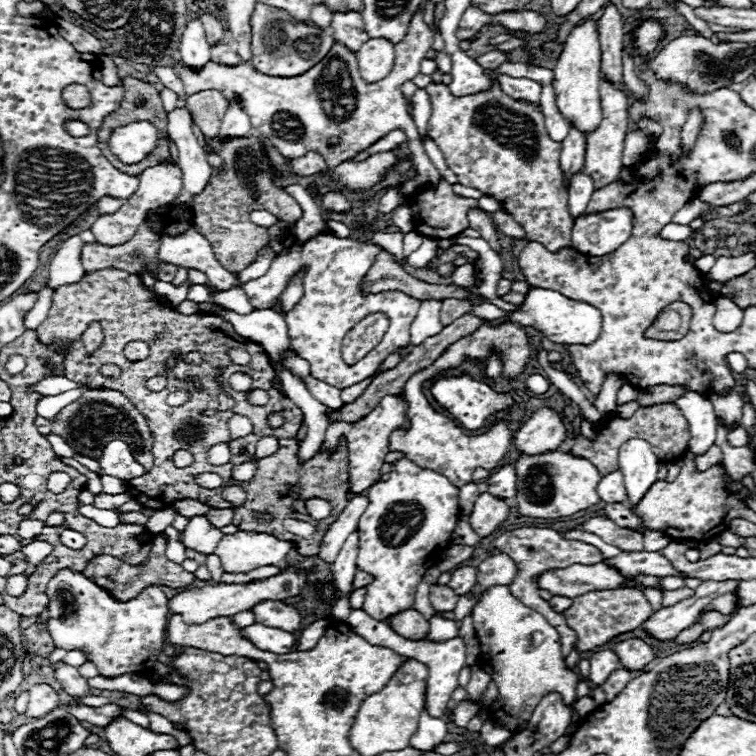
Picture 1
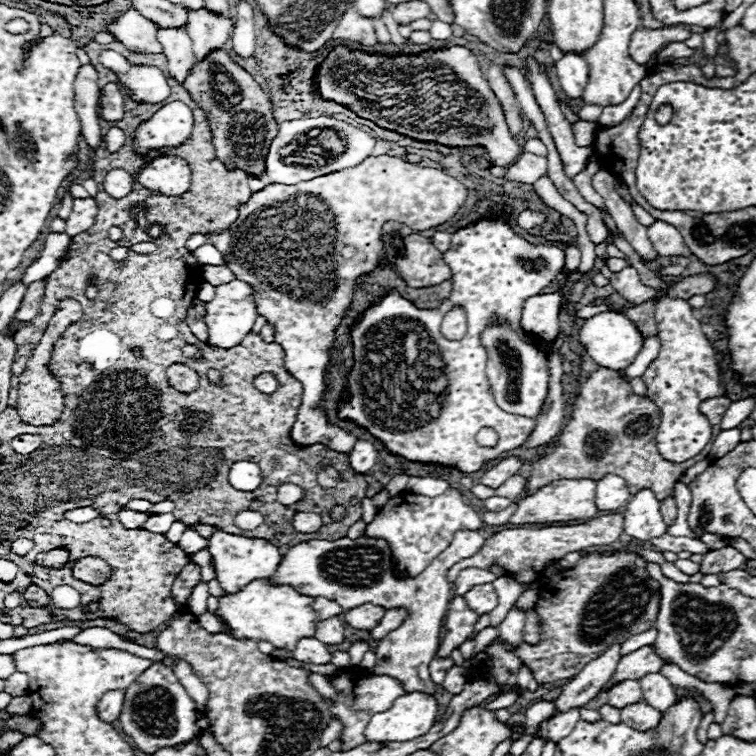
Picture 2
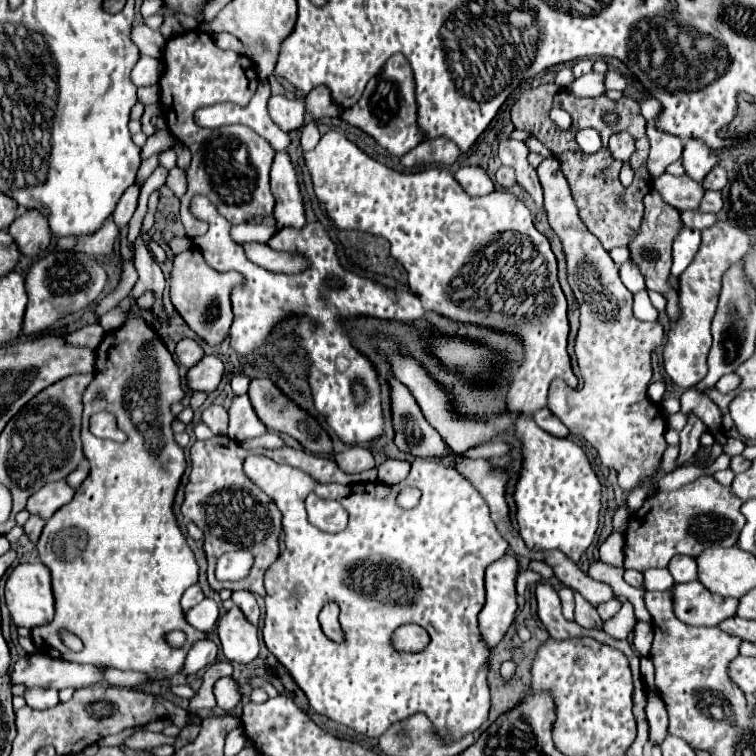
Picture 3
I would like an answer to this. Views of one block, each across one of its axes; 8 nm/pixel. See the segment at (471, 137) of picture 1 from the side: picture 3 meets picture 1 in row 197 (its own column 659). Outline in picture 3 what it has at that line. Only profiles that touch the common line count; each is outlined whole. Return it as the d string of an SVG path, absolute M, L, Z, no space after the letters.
M710 474L700 476L698 480L684 484L672 492L654 492L652 496L644 500L642 508L638 508L630 516L630 522L624 534L624 556L626 556L624 568L634 568L640 572L648 568L664 568L668 566L670 558L676 554L696 558L704 548L710 548L710 546L724 546L724 548L734 546L746 522L746 518L740 512L740 506L742 506L742 500L736 494L732 494L732 488L718 484Z

